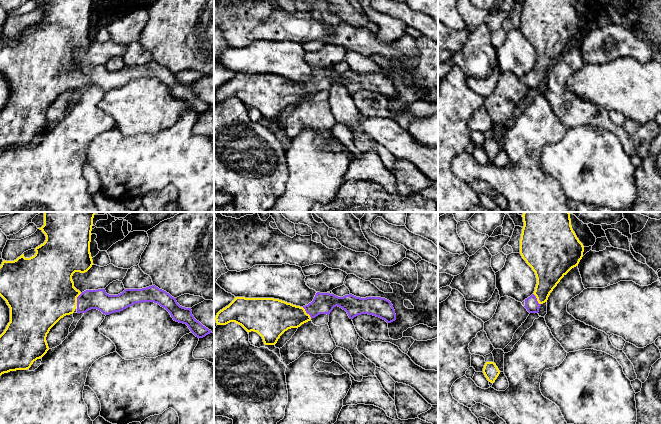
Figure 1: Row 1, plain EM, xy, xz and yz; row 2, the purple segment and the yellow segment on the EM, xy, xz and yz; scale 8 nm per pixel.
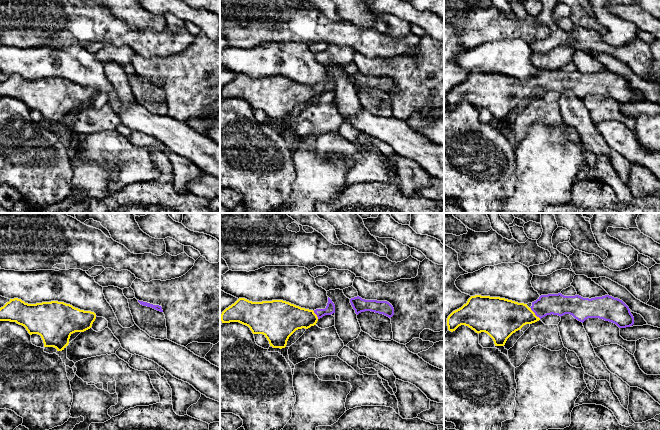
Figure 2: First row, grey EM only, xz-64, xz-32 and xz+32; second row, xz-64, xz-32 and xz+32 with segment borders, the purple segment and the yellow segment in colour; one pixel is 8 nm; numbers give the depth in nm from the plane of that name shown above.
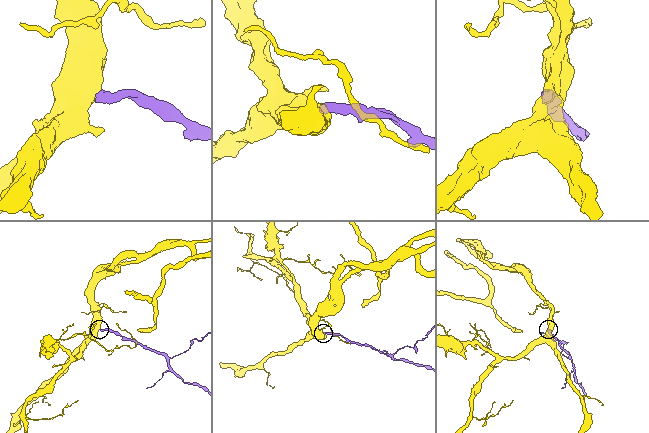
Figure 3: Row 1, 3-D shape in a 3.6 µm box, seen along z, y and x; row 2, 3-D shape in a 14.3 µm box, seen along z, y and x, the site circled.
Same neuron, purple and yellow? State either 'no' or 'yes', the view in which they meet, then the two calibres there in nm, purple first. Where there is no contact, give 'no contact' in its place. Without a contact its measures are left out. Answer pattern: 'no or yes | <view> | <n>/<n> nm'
yes | xy | 160/440 nm

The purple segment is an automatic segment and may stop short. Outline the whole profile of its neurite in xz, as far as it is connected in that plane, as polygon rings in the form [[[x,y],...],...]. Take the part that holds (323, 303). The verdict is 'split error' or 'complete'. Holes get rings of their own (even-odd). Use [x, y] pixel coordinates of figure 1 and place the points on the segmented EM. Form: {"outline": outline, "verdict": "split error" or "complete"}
{"outline": [[[320,292],[316,293],[311,303],[303,307],[274,298],[235,297],[217,313],[215,320],[217,325],[235,322],[248,333],[257,332],[265,345],[275,345],[288,329],[298,328],[320,314],[329,315],[336,306],[345,310],[350,319],[368,314],[387,323],[396,320],[393,305],[385,298],[360,298],[352,294],[338,297]]], "verdict": "split error"}

